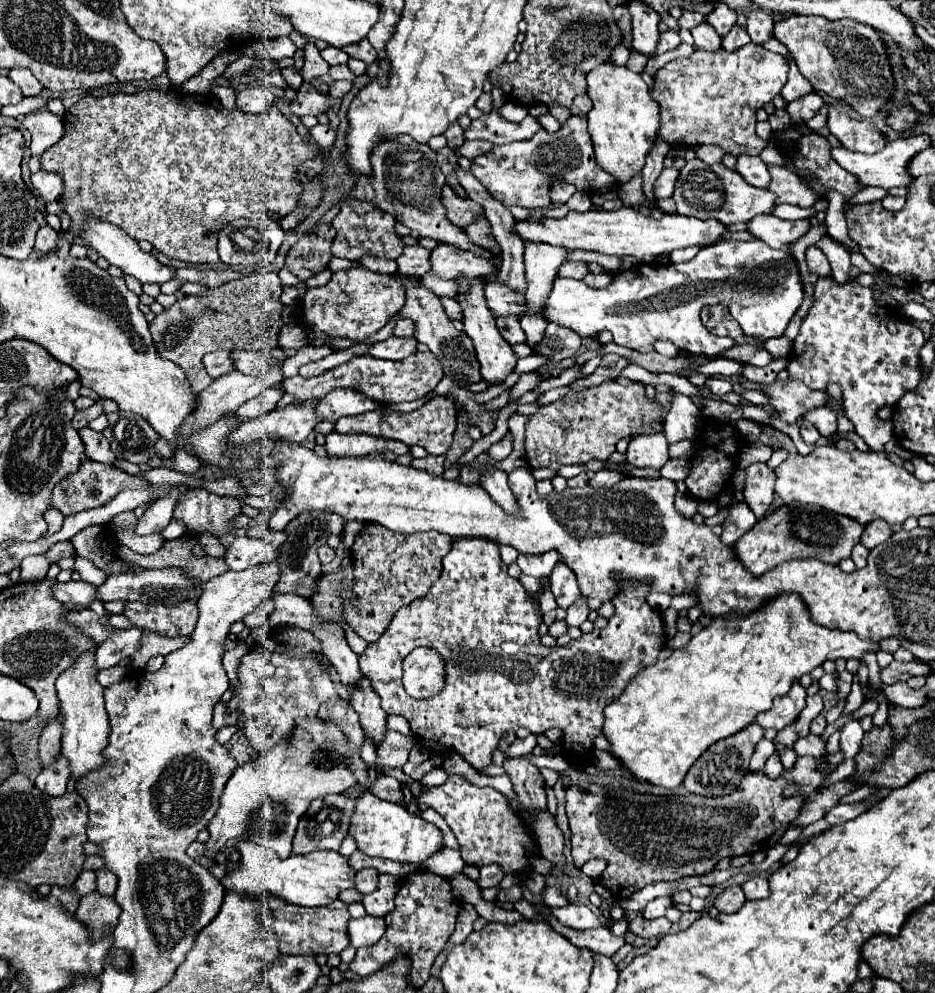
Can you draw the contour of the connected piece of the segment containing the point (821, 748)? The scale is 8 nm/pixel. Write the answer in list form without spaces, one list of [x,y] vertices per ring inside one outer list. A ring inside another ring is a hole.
[[[808,733],[804,739],[798,739],[794,745],[794,751],[798,757],[810,755],[810,757],[822,757],[826,753],[826,745],[822,741],[822,735]]]

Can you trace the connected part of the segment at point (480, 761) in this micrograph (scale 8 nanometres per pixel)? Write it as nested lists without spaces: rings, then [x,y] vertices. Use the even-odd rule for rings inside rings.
[[[456,539],[442,561],[442,575],[432,585],[430,593],[408,607],[402,607],[384,635],[376,643],[368,643],[366,651],[360,655],[360,671],[364,671],[374,691],[380,695],[382,709],[408,719],[412,733],[428,751],[434,751],[434,745],[446,747],[456,751],[474,769],[486,767],[492,761],[492,751],[498,747],[504,731],[518,731],[520,727],[530,729],[530,733],[558,727],[564,733],[562,747],[568,755],[586,753],[592,747],[592,739],[602,733],[604,707],[620,697],[638,671],[658,659],[658,653],[664,647],[662,615],[646,603],[644,597],[648,591],[642,585],[632,585],[612,599],[616,613],[610,617],[606,629],[592,629],[590,635],[582,635],[566,647],[544,647],[538,637],[538,598],[544,589],[550,589],[549,577],[540,578],[537,597],[528,595],[520,581],[506,573],[498,549],[496,543],[484,539]],[[416,647],[432,647],[436,653],[444,655],[444,661],[448,663],[448,683],[440,695],[434,695],[434,699],[412,699],[404,691],[402,661]]]

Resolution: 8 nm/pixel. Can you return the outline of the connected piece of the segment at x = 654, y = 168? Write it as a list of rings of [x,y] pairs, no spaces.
[[[660,137],[656,141],[656,147],[650,151],[650,155],[646,157],[646,167],[642,169],[642,191],[644,191],[644,197],[646,201],[654,201],[654,181],[658,179],[660,171],[664,169],[662,161],[664,161],[664,155],[670,151],[670,145],[664,143]]]

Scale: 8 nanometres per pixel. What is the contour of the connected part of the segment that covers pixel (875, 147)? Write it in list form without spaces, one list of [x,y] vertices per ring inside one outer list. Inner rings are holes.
[[[836,105],[828,107],[828,131],[842,143],[842,147],[858,153],[876,153],[886,147],[888,139],[874,127],[864,125]]]

